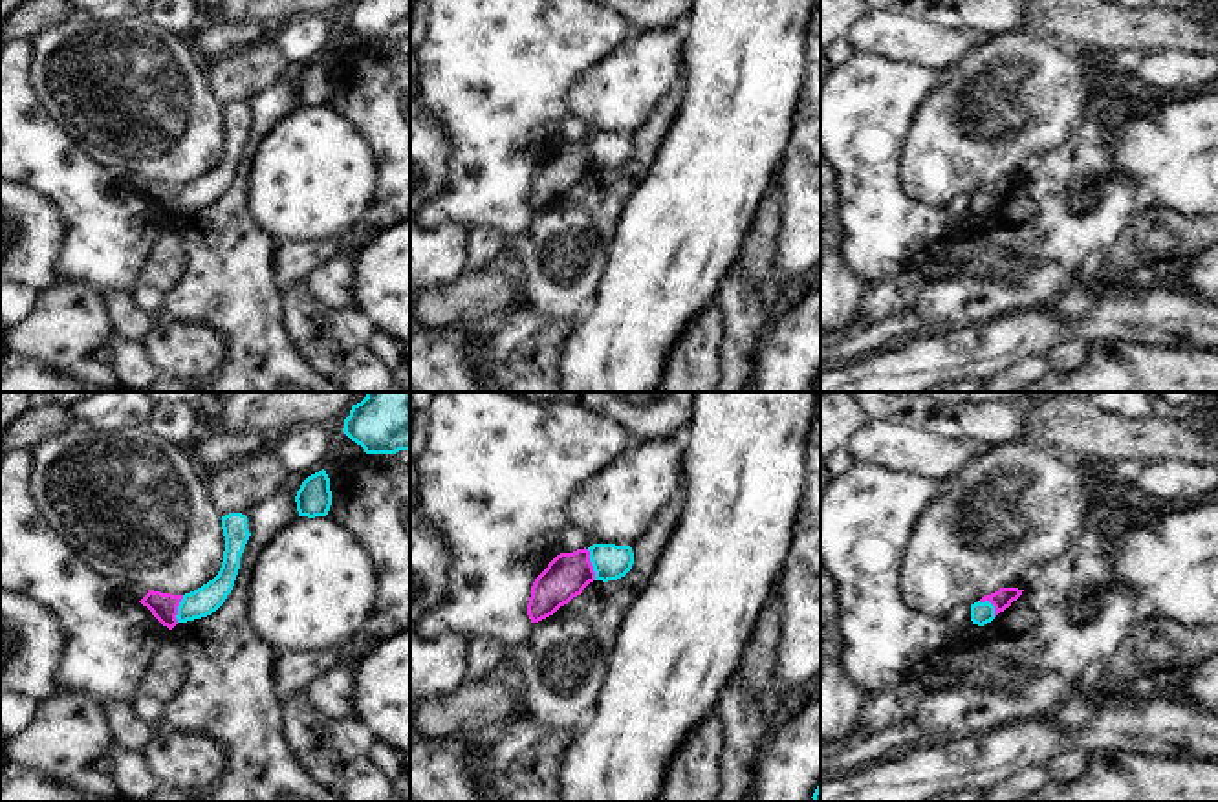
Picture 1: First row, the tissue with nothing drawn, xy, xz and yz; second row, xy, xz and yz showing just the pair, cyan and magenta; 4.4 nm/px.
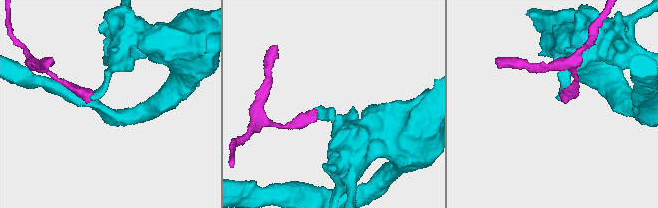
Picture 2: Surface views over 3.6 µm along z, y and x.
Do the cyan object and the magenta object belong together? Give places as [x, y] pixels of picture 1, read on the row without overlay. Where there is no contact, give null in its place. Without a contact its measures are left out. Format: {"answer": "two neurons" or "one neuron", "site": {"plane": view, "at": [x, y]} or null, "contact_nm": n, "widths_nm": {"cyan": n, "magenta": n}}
{"answer": "two neurons", "site": {"plane": "xz", "at": [592, 154]}, "contact_nm": 140, "widths_nm": {"cyan": 160, "magenta": 190}}

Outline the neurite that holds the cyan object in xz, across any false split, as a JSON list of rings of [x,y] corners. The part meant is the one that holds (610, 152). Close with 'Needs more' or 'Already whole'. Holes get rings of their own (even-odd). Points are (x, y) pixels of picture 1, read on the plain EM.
[[[593,134],[588,141],[595,170],[617,170],[632,159],[634,143],[630,135]]]. Already whole.

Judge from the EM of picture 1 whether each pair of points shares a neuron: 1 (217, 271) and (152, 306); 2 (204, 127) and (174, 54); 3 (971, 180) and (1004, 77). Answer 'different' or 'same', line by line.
1: different
2: same
3: same

